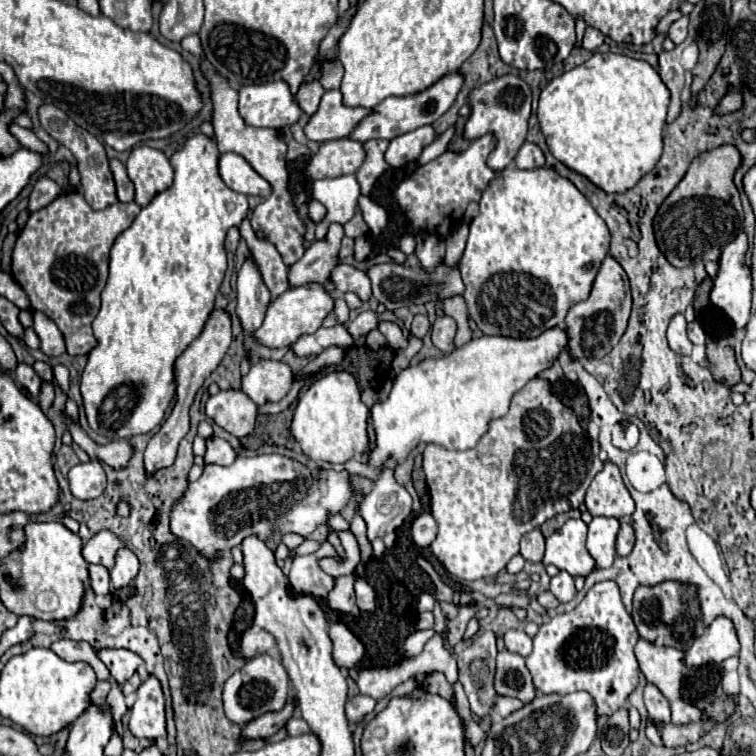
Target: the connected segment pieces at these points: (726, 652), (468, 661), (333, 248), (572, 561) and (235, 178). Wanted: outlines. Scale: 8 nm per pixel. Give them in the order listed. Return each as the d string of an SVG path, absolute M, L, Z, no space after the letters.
M718 616L704 632L696 638L686 652L688 666L702 666L708 662L722 662L740 652L740 642L734 624L726 616Z
M484 632L474 638L462 654L458 654L458 672L464 692L470 700L470 710L478 718L486 718L498 698L494 690L496 674L496 636Z
M330 224L324 240L314 240L304 256L290 266L288 282L290 286L302 286L308 282L324 284L332 268L340 262L340 242L344 238L342 224Z
M568 520L560 530L546 538L546 554L542 564L554 564L558 570L566 570L570 576L588 576L596 562L586 550L588 526L582 520Z
M220 154L218 172L224 184L234 192L252 194L252 196L258 194L266 198L272 190L270 184L262 176L258 176L254 168L240 154Z

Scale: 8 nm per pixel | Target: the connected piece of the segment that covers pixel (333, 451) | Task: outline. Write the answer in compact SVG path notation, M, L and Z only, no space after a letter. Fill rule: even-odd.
M340 370L316 380L298 400L292 420L292 436L310 460L326 460L330 464L346 464L356 454L366 454L368 440L368 408L360 400L358 384L352 374Z

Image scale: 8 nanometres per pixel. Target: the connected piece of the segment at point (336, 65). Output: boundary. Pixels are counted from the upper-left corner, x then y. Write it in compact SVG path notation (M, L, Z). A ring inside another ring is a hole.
M334 60L334 62L326 62L324 68L322 68L322 88L324 90L332 90L332 88L340 88L340 82L342 82L342 74L344 74L344 68L340 64L340 60Z

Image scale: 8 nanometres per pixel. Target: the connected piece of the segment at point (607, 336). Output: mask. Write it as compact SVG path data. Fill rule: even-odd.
M608 254L592 284L590 296L586 300L574 304L566 314L566 328L568 328L568 336L570 336L568 346L570 346L574 358L604 356L618 344L618 340L622 338L622 334L626 330L628 318L630 318L632 298L628 298L628 294L630 294L628 276L624 272L624 268L618 264L618 260Z

